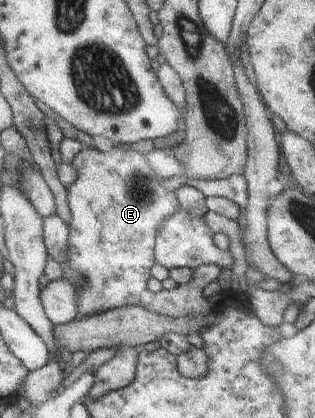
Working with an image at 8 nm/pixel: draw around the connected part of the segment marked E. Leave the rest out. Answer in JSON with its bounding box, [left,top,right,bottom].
[62,147,181,317]

